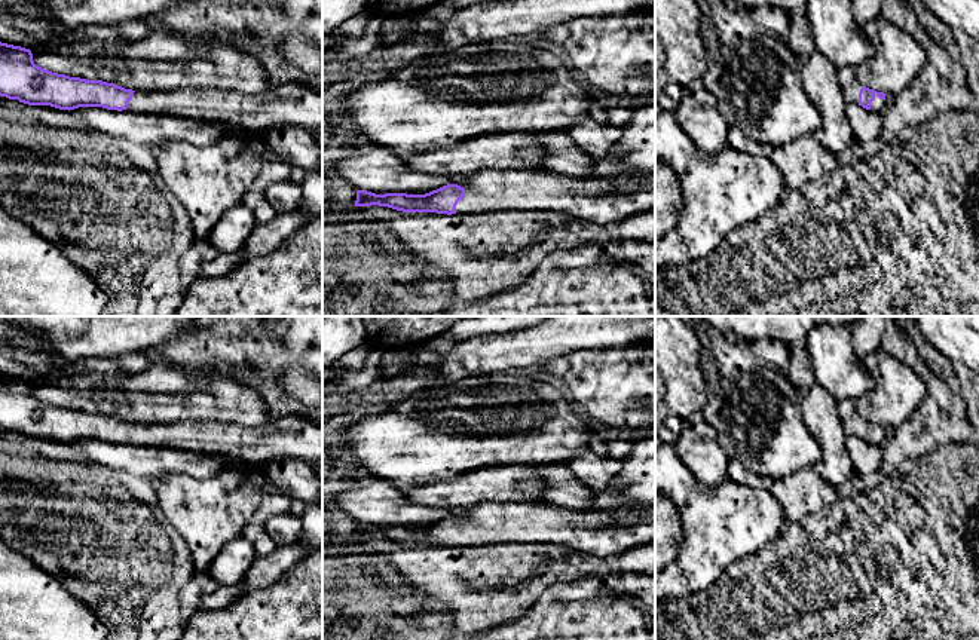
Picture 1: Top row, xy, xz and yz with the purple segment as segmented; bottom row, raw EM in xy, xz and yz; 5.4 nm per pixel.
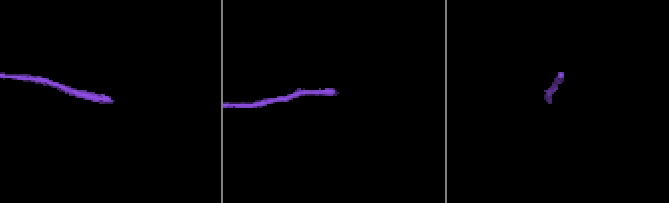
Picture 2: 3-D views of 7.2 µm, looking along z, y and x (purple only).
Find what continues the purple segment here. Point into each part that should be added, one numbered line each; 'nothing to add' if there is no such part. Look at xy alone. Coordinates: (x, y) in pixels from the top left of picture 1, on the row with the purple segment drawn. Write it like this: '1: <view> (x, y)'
1: xy (290, 104)

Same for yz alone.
1: yz (877, 106)

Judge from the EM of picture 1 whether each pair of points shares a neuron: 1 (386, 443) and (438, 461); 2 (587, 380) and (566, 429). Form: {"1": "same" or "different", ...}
{"1": "same", "2": "different"}

